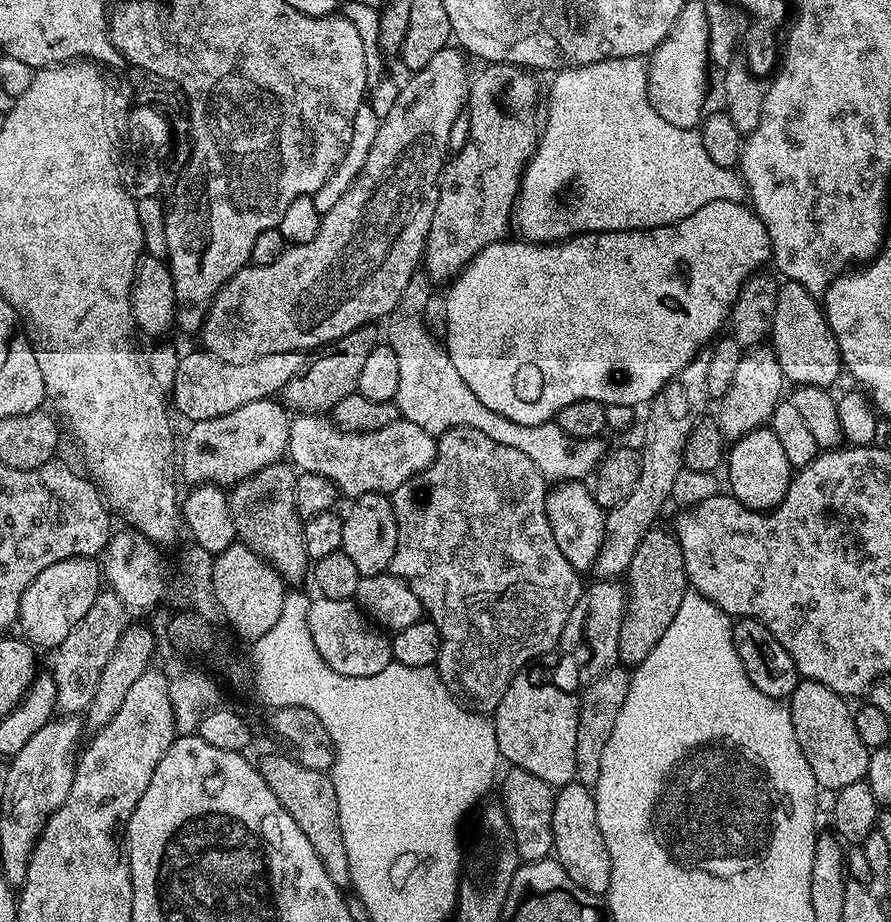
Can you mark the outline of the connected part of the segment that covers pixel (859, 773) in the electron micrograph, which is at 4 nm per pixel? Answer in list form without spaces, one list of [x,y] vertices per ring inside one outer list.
[[[801,679],[790,697],[790,711],[794,722],[794,734],[798,738],[798,746],[802,746],[802,754],[806,754],[806,762],[810,762],[810,770],[821,789],[839,790],[842,786],[850,786],[850,782],[865,779],[868,774],[870,749],[864,745],[862,738],[858,738],[858,730],[854,730],[853,709],[848,708],[848,704],[849,701],[845,697],[839,696],[834,690],[806,679]]]

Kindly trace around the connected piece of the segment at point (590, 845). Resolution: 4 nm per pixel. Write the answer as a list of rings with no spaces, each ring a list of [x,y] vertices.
[[[579,782],[564,784],[556,792],[552,819],[554,859],[574,878],[582,890],[593,894],[607,893],[612,873],[612,859],[606,850],[606,838],[598,830],[598,810],[593,789]]]

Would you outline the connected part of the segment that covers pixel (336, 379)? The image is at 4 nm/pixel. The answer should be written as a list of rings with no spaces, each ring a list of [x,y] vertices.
[[[372,326],[355,328],[350,334],[319,349],[313,355],[316,357],[313,360],[311,357],[305,363],[304,369],[297,376],[290,378],[282,393],[283,403],[300,414],[328,414],[334,406],[338,406],[338,402],[342,402],[342,398],[350,398],[350,394],[357,391],[358,377],[370,350],[374,350],[374,346],[378,343],[374,329]]]

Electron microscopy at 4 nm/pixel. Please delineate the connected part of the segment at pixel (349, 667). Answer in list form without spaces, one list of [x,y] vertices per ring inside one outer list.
[[[313,599],[308,606],[308,625],[314,638],[314,646],[318,646],[318,654],[322,654],[324,661],[334,670],[338,670],[338,674],[366,678],[370,674],[378,674],[378,670],[386,670],[386,666],[393,663],[389,637],[373,627],[351,599]]]

